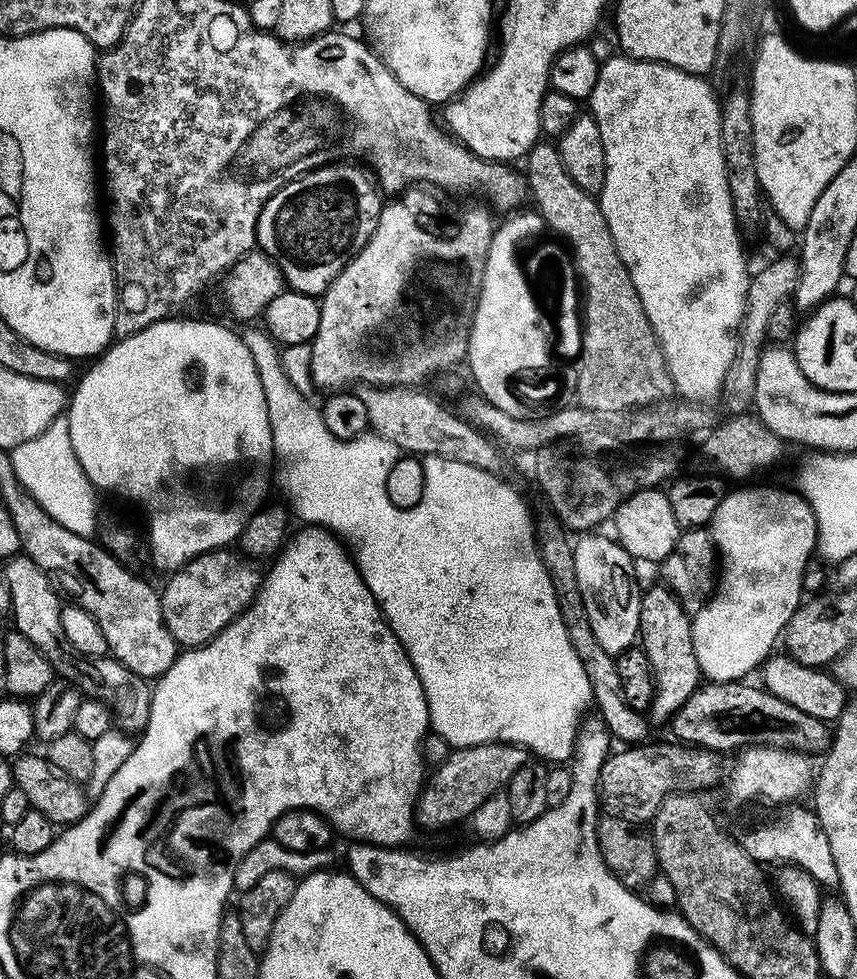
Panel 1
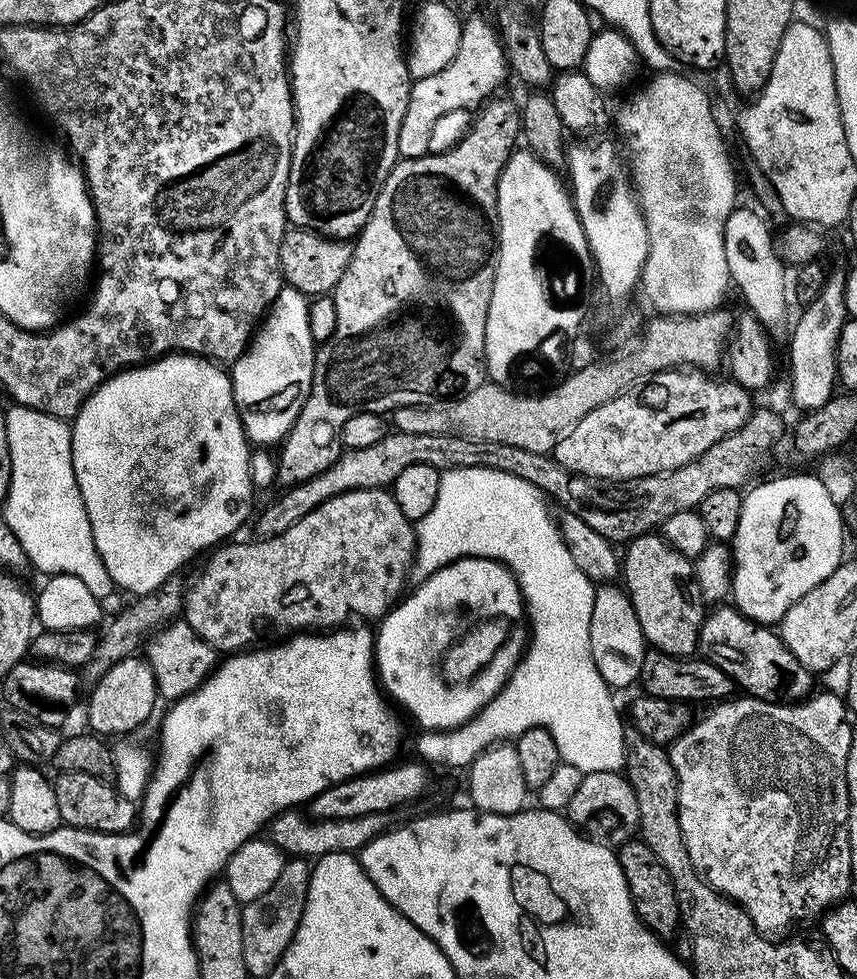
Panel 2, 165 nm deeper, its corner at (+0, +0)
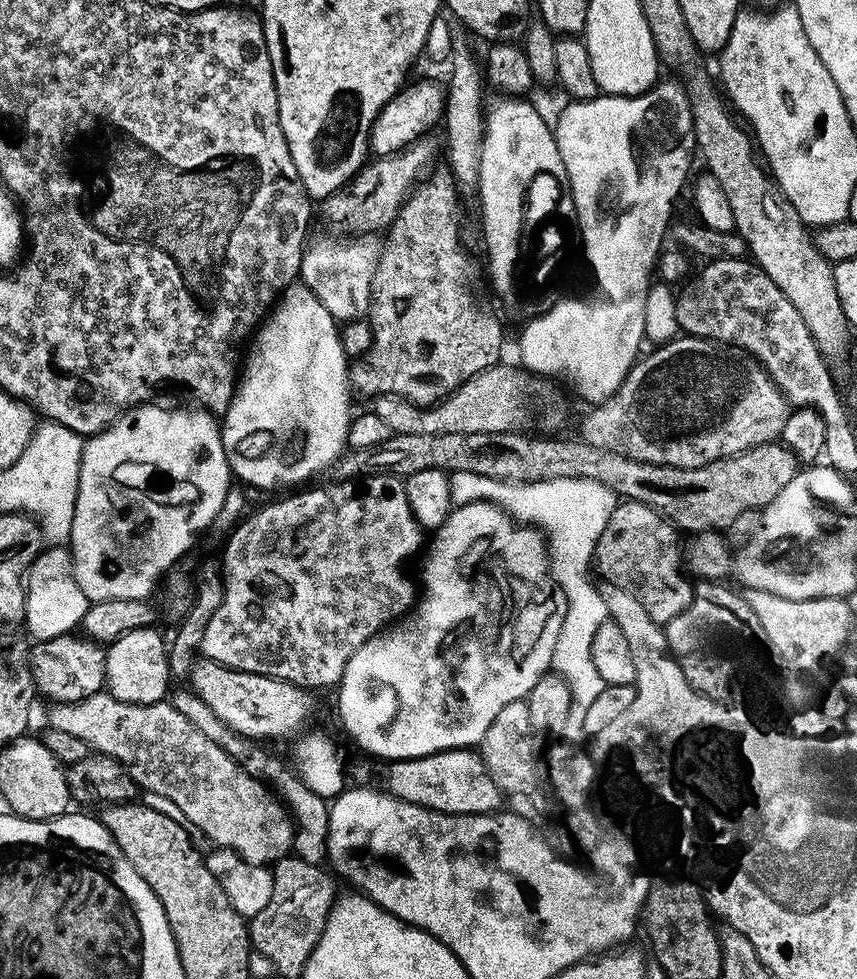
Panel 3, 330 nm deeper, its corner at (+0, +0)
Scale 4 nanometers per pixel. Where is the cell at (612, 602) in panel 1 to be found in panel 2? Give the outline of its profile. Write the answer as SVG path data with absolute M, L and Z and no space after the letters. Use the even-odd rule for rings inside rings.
M616 586L597 587L594 594L594 614L590 614L590 654L594 654L594 666L598 666L598 674L602 674L609 688L619 690L639 681L646 641L627 591L612 587Z

